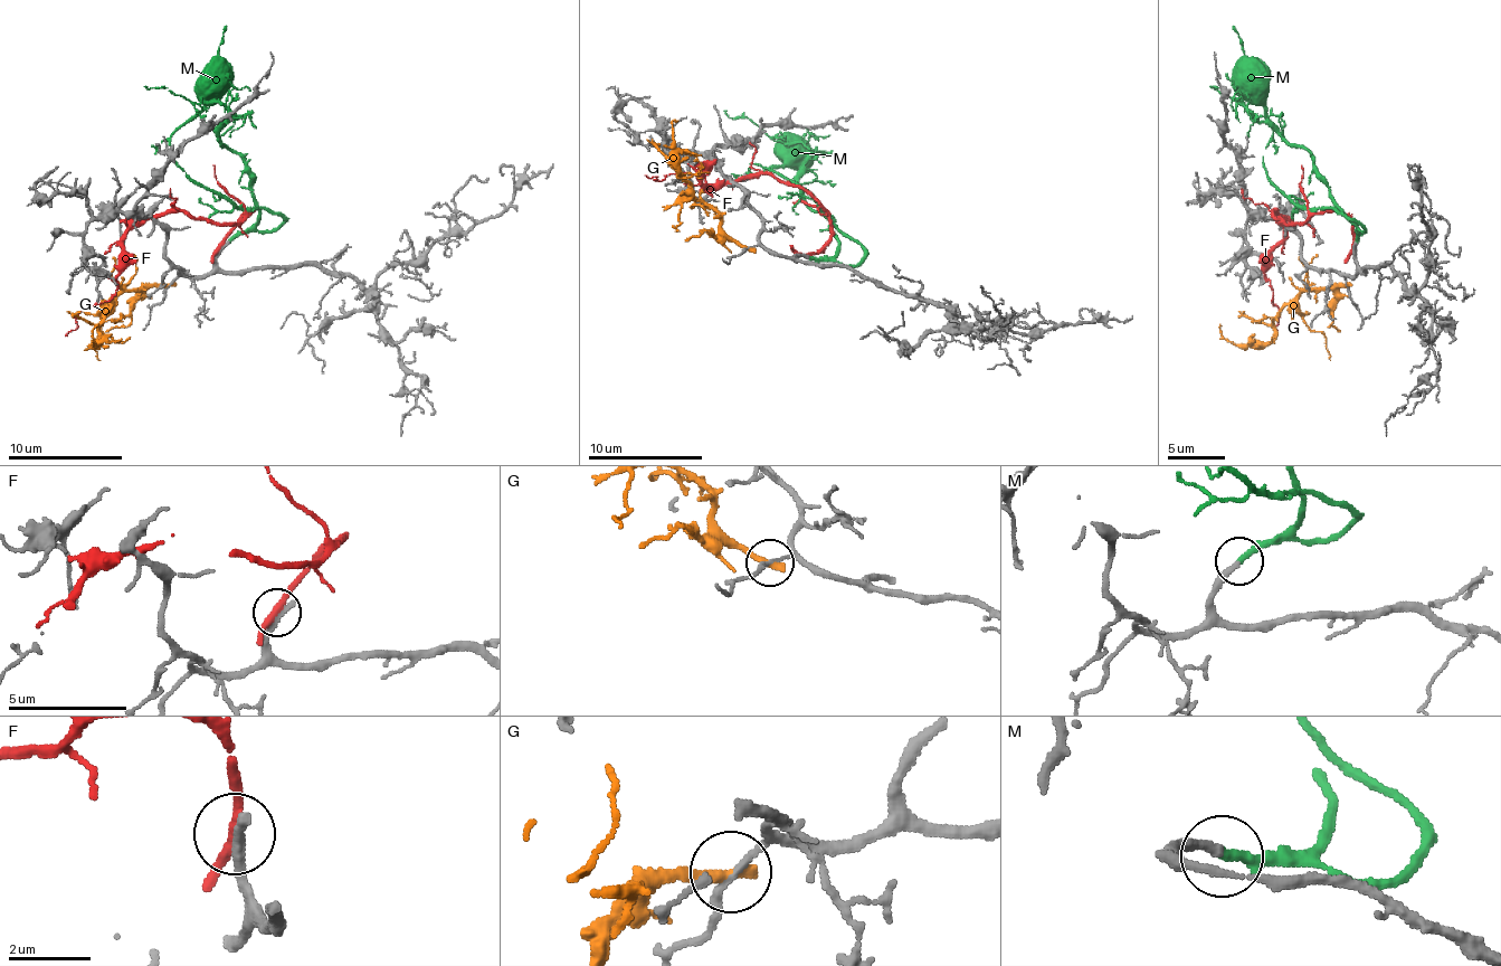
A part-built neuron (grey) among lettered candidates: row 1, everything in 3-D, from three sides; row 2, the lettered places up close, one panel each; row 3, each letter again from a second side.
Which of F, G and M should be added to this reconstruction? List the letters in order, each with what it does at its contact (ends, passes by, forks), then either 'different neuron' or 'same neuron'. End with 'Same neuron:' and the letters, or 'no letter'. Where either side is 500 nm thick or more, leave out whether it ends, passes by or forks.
F: it passes by | different neuron
G: it ends | different neuron
M: it ends | same neuron
Same neuron: M

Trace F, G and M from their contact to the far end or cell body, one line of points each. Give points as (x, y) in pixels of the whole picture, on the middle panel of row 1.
F: (799, 253), (830, 236), (805, 190), (767, 173), (730, 185), (708, 185), (699, 167), (644, 176)
G: (748, 247), (721, 227), (721, 219), (673, 167), (673, 121), (678, 121)
M: (807, 259), (830, 259), (839, 245), (799, 185), (801, 144), (781, 164), (733, 176)

